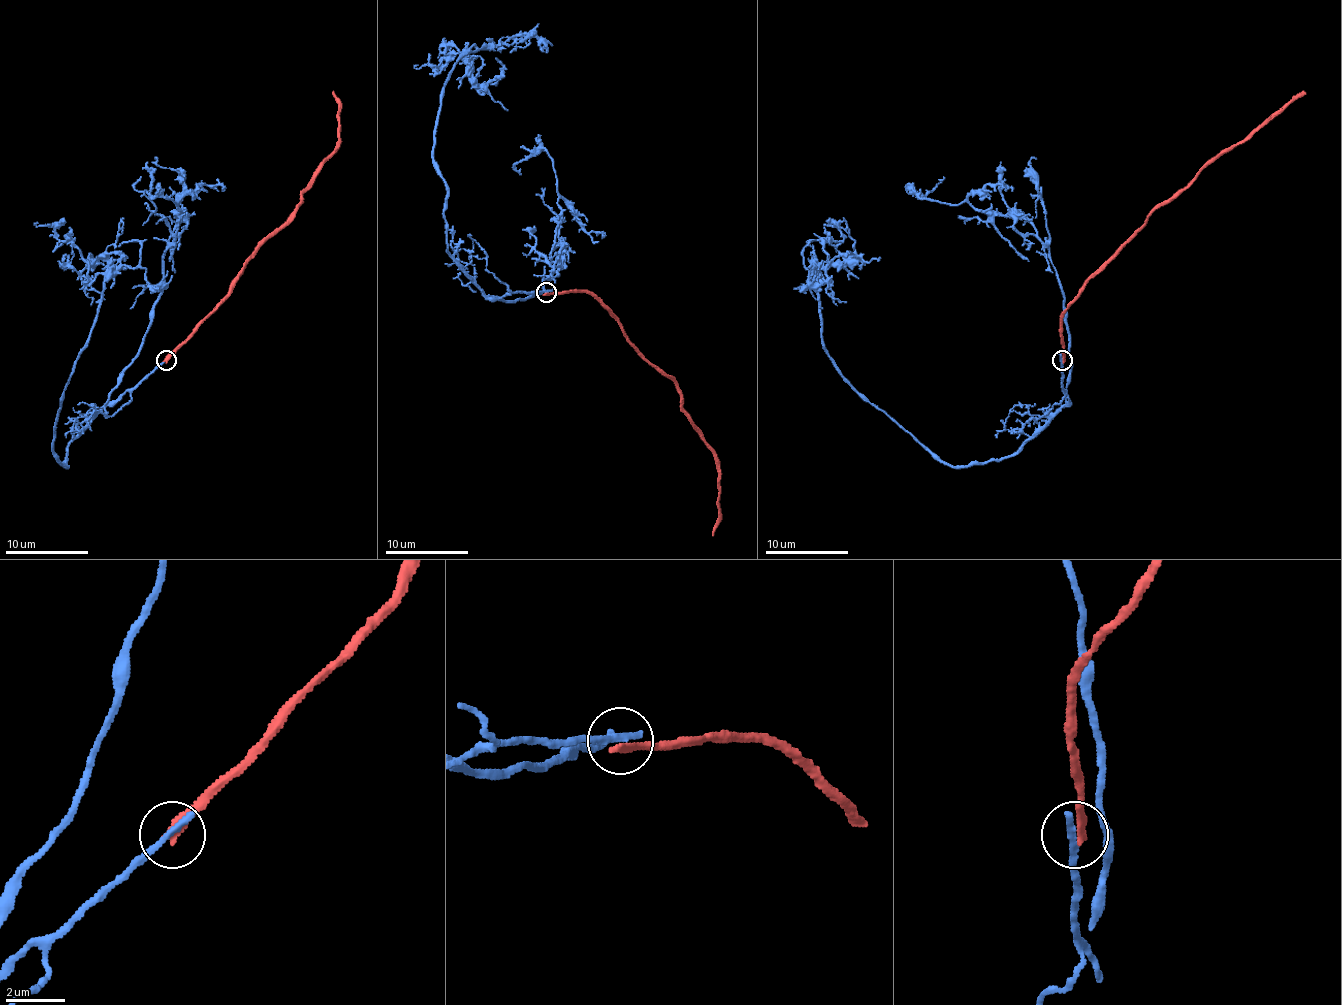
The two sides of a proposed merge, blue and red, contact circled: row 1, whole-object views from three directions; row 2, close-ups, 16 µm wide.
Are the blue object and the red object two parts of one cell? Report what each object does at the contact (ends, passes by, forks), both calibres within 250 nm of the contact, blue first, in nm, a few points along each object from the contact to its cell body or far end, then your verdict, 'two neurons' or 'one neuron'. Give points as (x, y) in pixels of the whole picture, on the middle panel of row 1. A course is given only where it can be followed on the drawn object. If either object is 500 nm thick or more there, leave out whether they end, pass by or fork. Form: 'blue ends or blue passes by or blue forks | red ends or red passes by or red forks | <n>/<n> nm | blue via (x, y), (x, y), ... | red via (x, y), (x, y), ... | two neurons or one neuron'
blue ends | red ends | 300/300 nm | blue via (545, 291), (490, 298), (448, 252), (434, 128), (450, 73), (483, 44), (440, 73), (413, 64) | red via (545, 293), (589, 291), (677, 386), (680, 409), (719, 469), (713, 535) | two neurons

